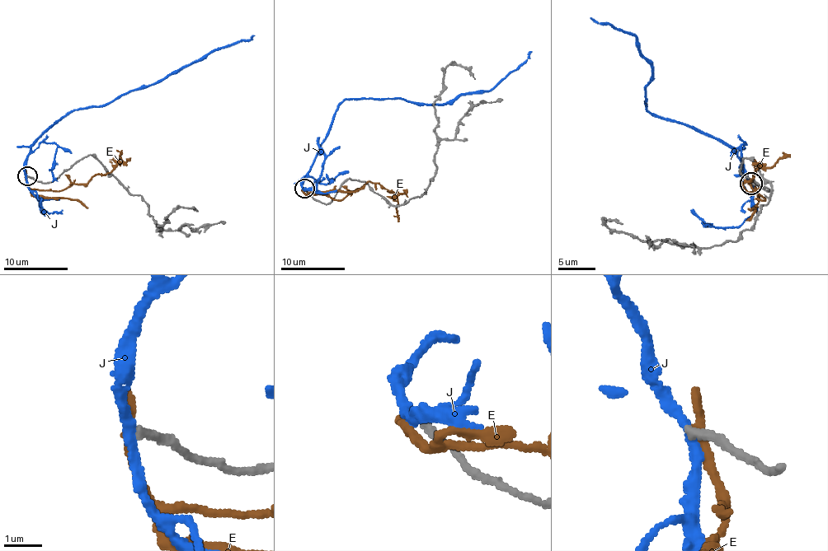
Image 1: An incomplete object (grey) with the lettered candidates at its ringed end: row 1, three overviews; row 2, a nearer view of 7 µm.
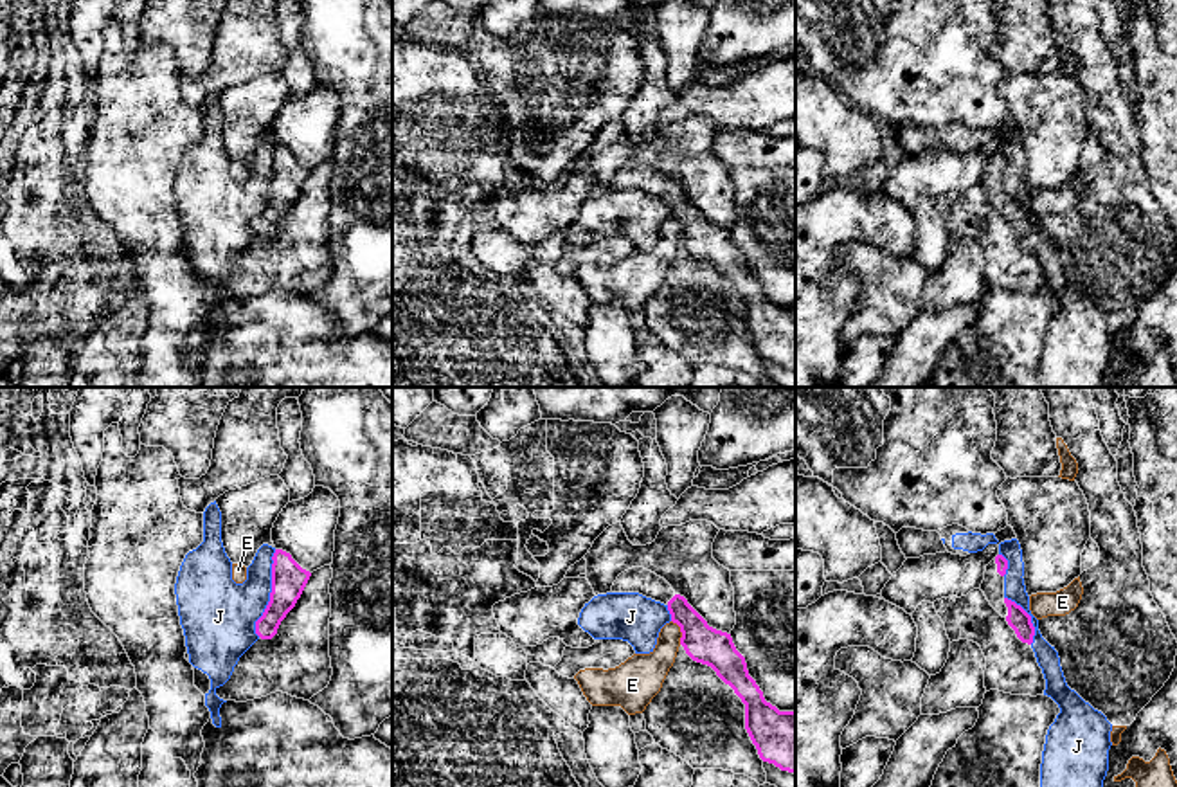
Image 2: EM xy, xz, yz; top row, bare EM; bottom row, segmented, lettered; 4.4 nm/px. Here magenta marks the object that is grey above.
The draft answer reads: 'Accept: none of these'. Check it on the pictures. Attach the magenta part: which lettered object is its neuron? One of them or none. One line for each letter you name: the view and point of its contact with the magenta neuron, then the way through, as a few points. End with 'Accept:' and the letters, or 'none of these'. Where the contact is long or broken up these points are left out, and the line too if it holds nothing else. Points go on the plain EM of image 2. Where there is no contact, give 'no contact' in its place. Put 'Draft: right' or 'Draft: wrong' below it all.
Accept: none of these
Draft: right

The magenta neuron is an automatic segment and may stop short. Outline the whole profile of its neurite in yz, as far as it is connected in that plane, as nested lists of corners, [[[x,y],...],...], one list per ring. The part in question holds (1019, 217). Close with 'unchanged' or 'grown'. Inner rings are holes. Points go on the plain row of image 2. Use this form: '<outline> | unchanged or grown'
[[[997,151],[984,167],[984,176],[981,187],[984,189],[990,202],[1008,218],[1022,240],[1031,241],[1035,232],[1035,223],[1031,213],[1015,198],[1004,193],[1004,171],[1008,166],[1008,157]]] | grown

